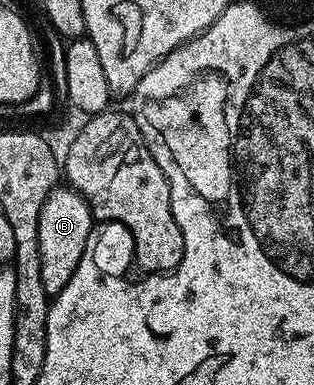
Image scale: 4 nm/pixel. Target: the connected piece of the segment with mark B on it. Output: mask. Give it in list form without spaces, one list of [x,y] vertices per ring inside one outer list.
[[[59,185],[44,200],[44,208],[40,208],[40,281],[44,284],[44,292],[48,295],[58,294],[72,280],[72,272],[76,272],[76,264],[80,264],[80,256],[84,256],[84,248],[92,237],[96,219],[90,205],[69,185]]]

